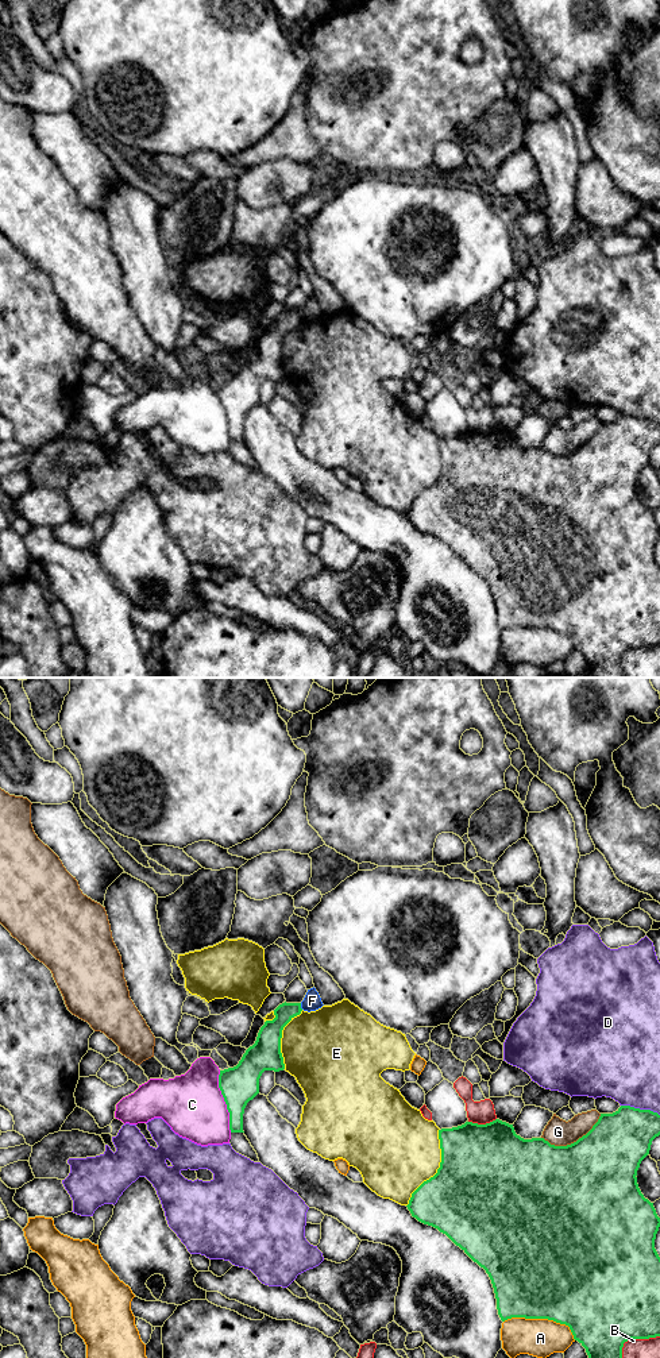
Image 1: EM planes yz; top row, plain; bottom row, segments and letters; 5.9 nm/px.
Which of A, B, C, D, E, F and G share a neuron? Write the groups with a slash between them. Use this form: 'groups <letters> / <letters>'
groups A / B / C / D / E / F / G

